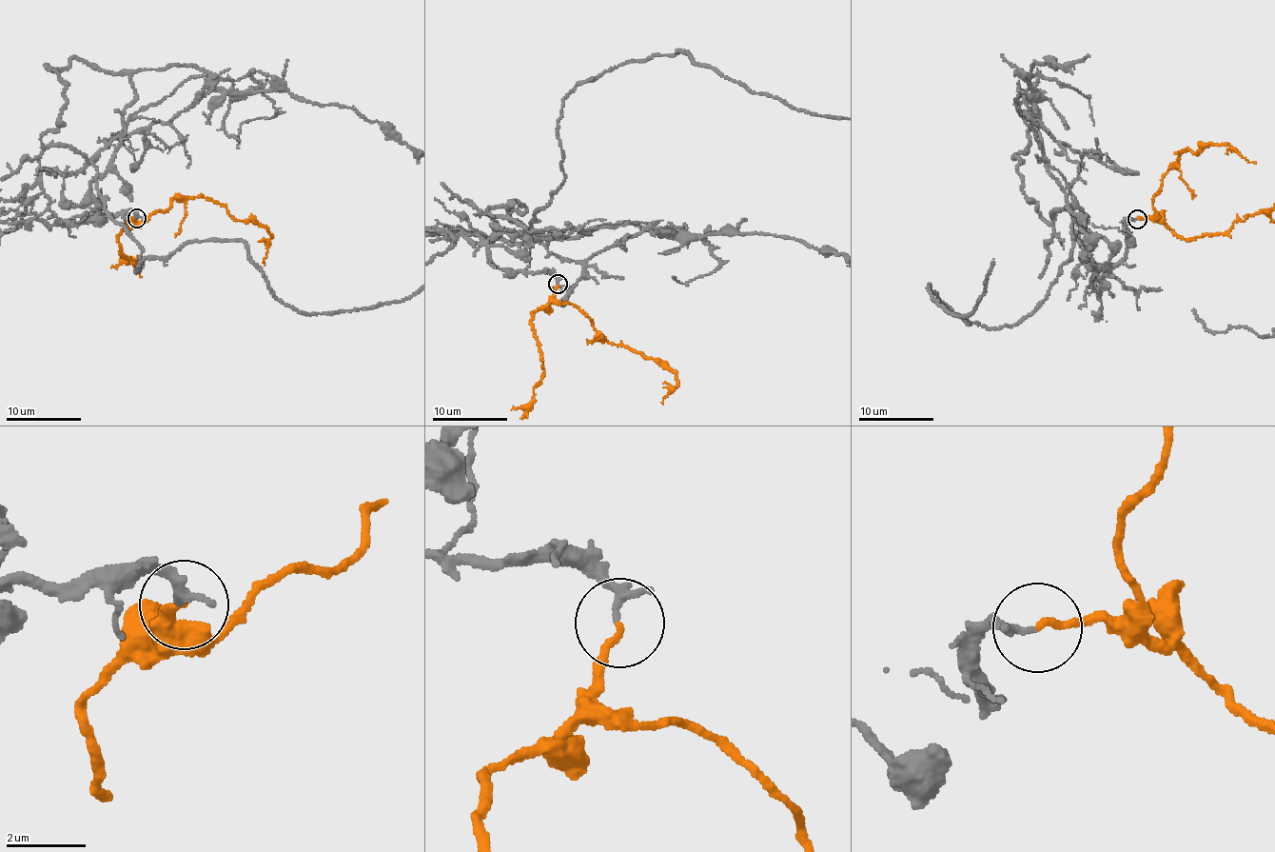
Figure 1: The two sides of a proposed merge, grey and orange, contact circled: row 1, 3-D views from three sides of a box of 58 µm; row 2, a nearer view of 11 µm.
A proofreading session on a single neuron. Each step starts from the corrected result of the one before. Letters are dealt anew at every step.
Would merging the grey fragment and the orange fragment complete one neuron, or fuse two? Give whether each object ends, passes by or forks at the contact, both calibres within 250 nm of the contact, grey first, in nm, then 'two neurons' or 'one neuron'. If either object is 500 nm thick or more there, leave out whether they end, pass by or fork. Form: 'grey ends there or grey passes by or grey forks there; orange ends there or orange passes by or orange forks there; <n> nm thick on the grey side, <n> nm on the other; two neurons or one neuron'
grey passes by; orange ends there; 160 nm thick on the grey side, 170 nm on the other; one neuron

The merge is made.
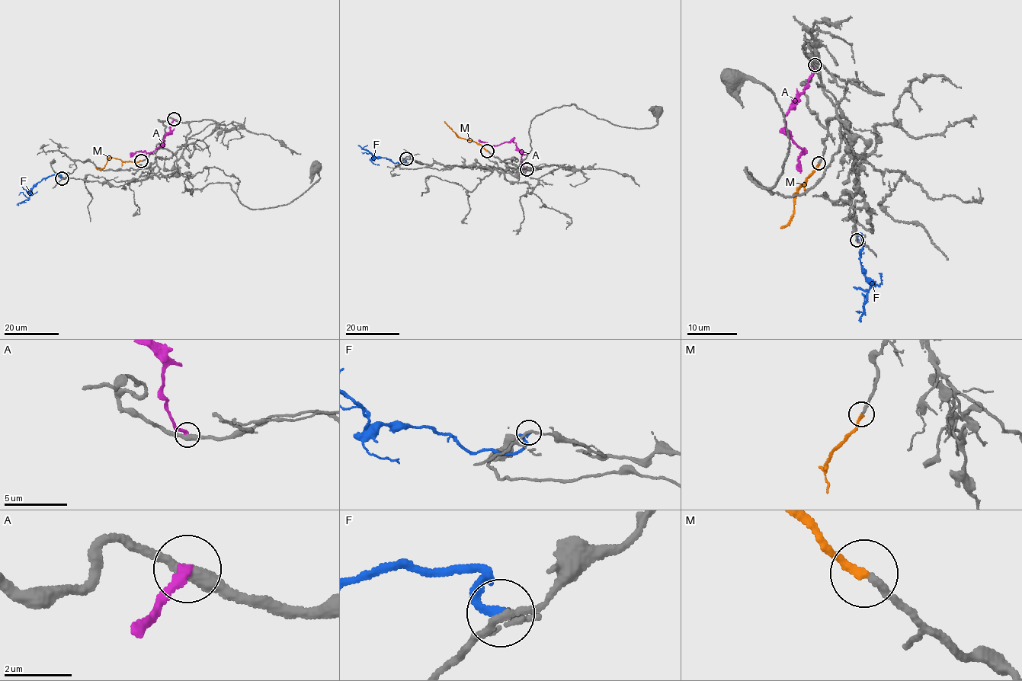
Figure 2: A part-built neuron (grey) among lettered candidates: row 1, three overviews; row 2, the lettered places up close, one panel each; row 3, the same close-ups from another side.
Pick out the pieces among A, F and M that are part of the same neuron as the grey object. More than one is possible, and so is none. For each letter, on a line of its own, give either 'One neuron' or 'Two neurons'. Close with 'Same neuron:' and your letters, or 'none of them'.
A: Two neurons
F: Two neurons
M: One neuron
Same neuron: M

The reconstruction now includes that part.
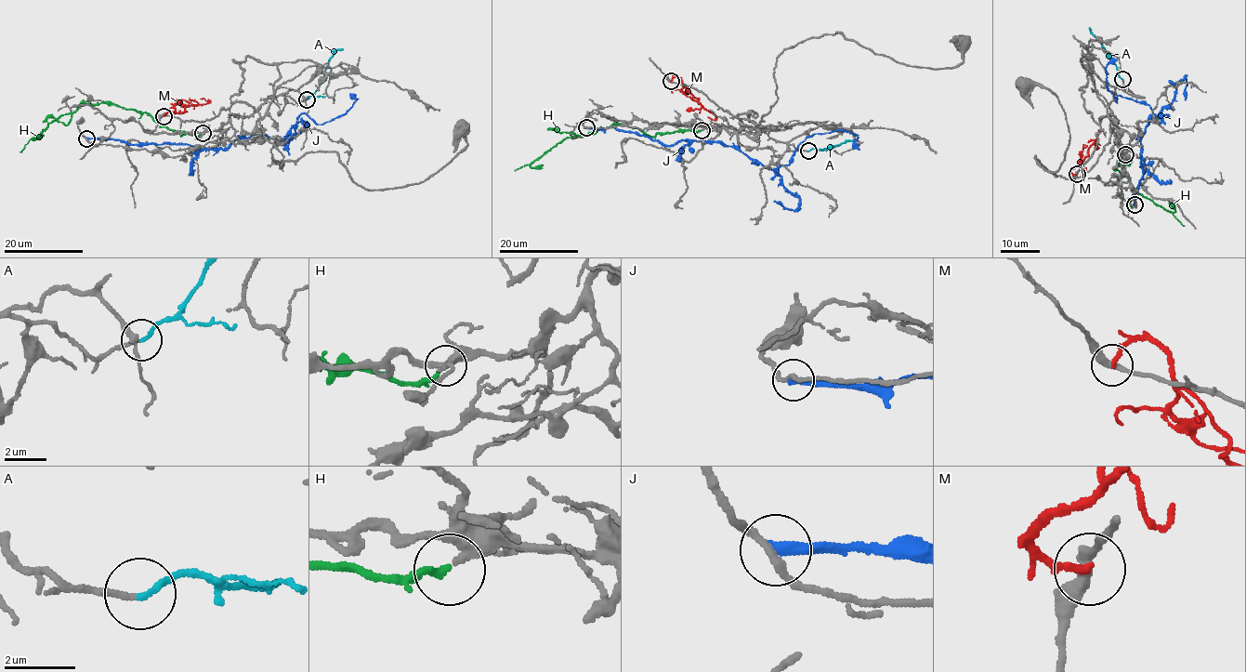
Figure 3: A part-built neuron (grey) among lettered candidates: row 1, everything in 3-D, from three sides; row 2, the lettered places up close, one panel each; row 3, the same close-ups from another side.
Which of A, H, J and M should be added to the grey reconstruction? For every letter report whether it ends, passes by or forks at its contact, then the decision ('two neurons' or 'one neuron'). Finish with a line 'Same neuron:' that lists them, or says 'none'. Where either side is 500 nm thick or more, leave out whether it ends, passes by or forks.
A: it ends; one neuron
H: it ends; one neuron
J: it ends; two neurons
M: it ends; two neurons
Same neuron: A, H

